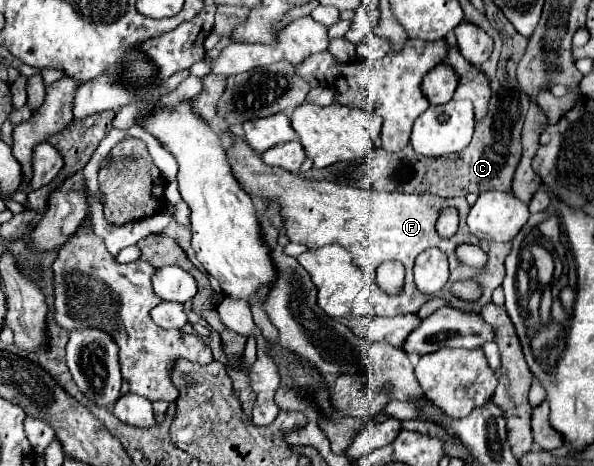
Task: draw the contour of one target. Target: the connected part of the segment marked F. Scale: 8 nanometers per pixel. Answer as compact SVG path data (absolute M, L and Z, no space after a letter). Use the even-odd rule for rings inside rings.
M235 139L233 145L227 149L227 153L229 153L229 161L231 161L235 177L239 179L239 183L243 185L243 189L249 195L259 197L265 203L277 201L281 205L287 237L293 243L303 243L309 249L319 249L323 245L337 243L352 252L355 265L363 273L363 290L355 297L355 301L351 305L351 313L344 317L344 320L348 320L348 326L351 329L351 322L353 323L355 317L377 319L377 335L373 335L371 339L361 337L369 343L378 342L378 318L393 318L398 315L415 313L427 299L431 299L431 295L423 295L413 283L413 261L421 251L425 251L429 247L439 247L449 259L449 281L433 297L445 299L447 305L453 309L461 309L465 313L481 313L481 307L491 303L493 289L497 289L505 277L503 261L505 261L507 253L511 251L511 243L487 243L487 241L481 241L475 235L471 235L465 225L465 217L469 211L469 203L465 201L465 197L443 199L443 197L437 197L431 193L421 193L421 195L375 193L373 189L367 191L367 189L337 185L337 183L329 183L329 181L305 181L305 179L297 177L295 173L289 173L281 167L265 165L261 161L261 157L243 139ZM443 207L455 207L459 211L459 229L449 239L441 239L435 229L435 223L439 219L439 209L443 209ZM463 243L479 245L487 253L489 259L487 259L487 267L483 271L469 267L457 259L455 249ZM387 259L400 261L405 267L405 285L395 297L381 291L376 284L376 269L381 262L387 261ZM469 275L473 275L477 281L483 281L483 297L475 303L463 303L451 295L451 285L455 281L461 281L463 277L467 279Z

